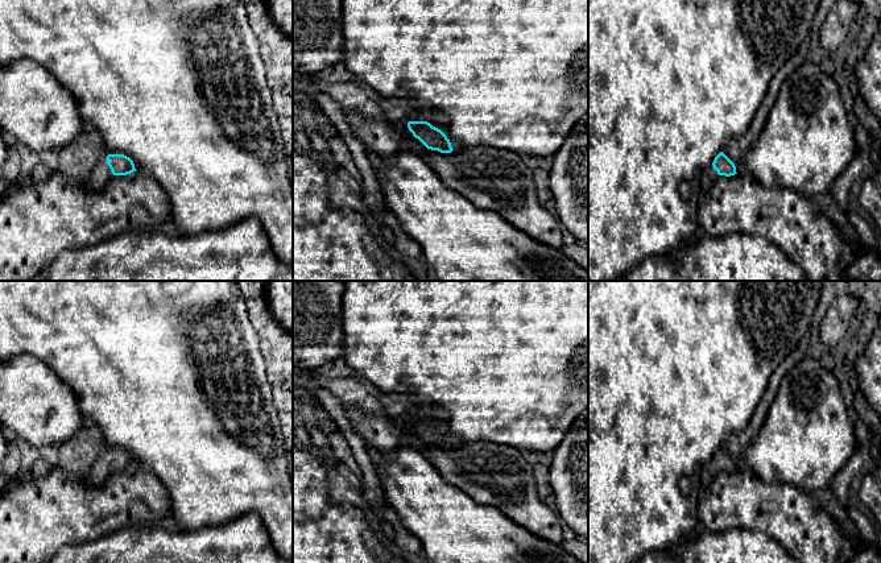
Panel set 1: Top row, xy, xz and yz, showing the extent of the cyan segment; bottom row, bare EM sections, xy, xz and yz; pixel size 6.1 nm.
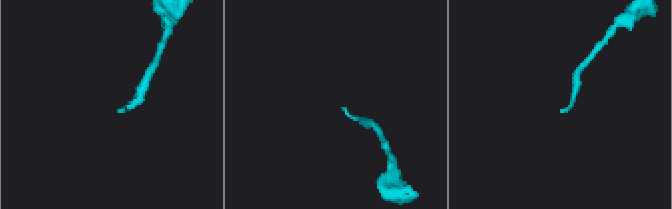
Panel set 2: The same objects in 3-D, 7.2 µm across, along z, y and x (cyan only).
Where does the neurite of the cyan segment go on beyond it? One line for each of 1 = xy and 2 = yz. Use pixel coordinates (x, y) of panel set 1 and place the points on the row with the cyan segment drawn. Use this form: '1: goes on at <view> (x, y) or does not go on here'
1: goes on at xy (100, 174)
2: goes on at yz (708, 177)

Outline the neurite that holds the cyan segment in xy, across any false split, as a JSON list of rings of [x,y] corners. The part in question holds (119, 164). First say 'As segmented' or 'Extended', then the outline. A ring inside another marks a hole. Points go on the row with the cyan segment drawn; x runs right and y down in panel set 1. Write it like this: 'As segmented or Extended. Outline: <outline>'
Extended. Outline: [[[108,154],[91,171],[86,183],[90,190],[100,190],[112,177],[136,171],[133,161],[124,154]]]

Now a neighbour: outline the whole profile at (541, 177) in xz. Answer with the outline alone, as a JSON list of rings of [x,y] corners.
[[[533,165],[533,179],[537,189],[537,198],[541,204],[551,200],[551,190],[549,186],[549,171]]]

